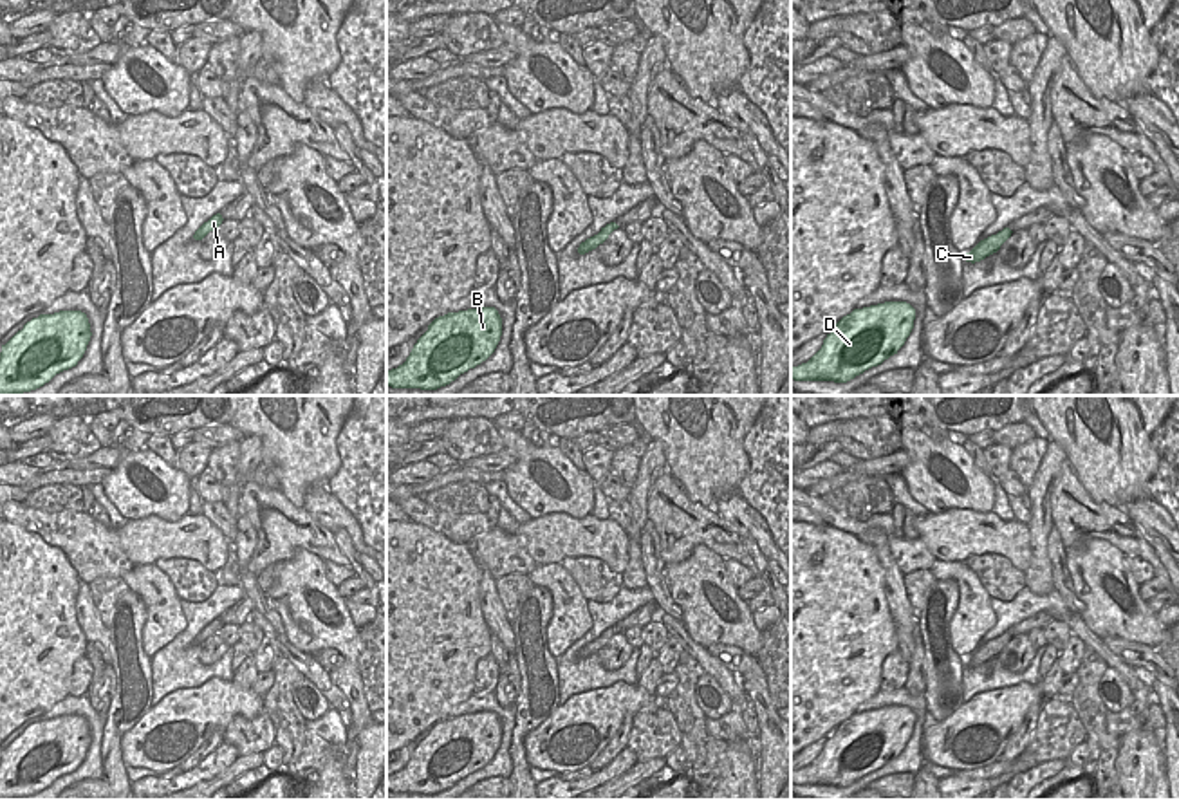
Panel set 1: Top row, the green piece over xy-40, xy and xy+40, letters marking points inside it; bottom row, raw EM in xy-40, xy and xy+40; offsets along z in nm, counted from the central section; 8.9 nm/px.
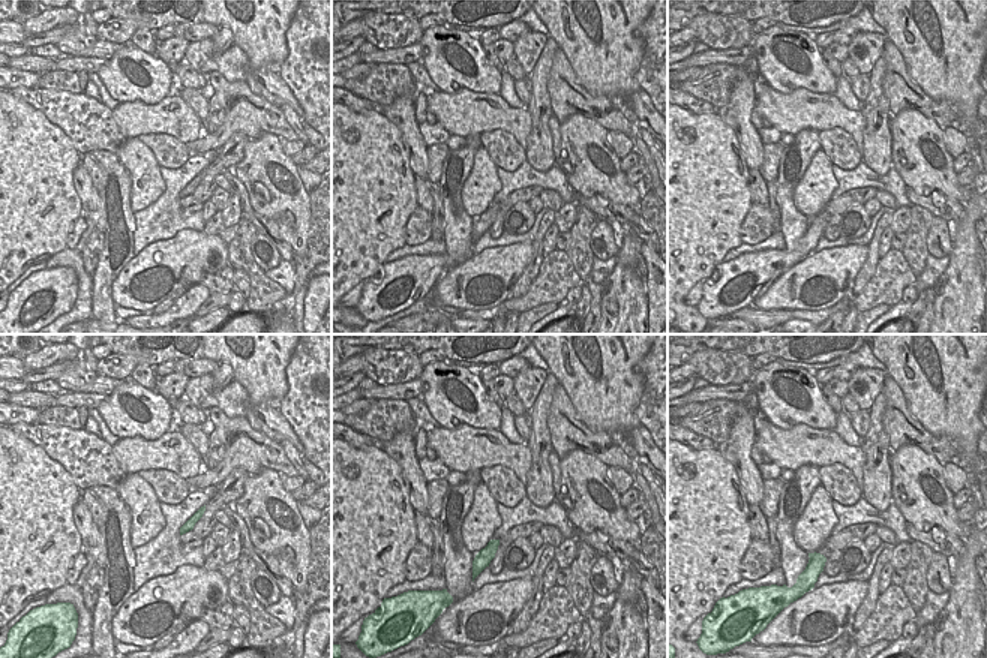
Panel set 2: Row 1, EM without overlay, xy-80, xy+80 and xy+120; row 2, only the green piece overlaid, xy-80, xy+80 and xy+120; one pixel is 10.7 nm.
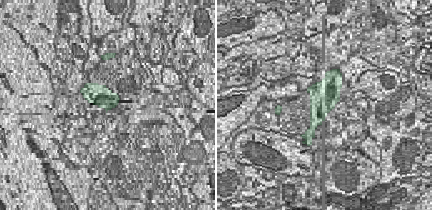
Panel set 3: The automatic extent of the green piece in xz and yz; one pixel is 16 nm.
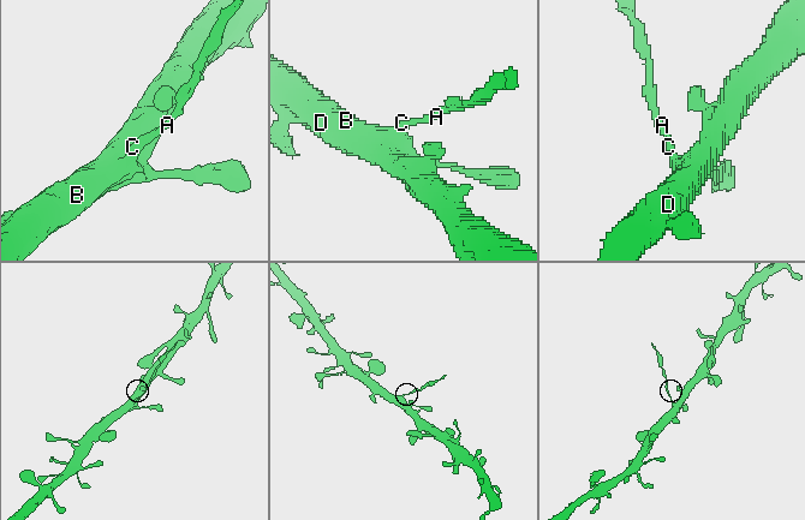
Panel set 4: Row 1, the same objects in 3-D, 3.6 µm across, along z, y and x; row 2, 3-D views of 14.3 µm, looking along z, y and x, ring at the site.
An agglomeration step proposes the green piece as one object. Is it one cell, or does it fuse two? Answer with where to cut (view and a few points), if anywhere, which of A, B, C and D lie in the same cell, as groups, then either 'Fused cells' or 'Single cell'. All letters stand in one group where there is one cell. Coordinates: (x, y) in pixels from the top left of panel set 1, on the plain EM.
Split along xy+40 (984, 643), (992, 658). Groups: A / B C D. Fused cells.

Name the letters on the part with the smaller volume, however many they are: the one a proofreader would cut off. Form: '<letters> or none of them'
A

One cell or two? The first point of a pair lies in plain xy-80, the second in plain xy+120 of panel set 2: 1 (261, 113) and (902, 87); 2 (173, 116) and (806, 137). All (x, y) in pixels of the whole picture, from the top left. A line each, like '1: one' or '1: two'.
1: one
2: two

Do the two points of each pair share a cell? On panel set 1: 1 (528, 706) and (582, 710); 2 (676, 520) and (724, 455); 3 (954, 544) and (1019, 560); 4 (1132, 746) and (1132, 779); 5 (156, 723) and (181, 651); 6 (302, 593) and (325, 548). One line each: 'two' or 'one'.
1: two
2: two
3: one
4: one
5: two
6: two

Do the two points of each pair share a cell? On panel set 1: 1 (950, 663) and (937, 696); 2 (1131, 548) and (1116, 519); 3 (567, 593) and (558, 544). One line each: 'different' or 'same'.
1: same
2: same
3: different

